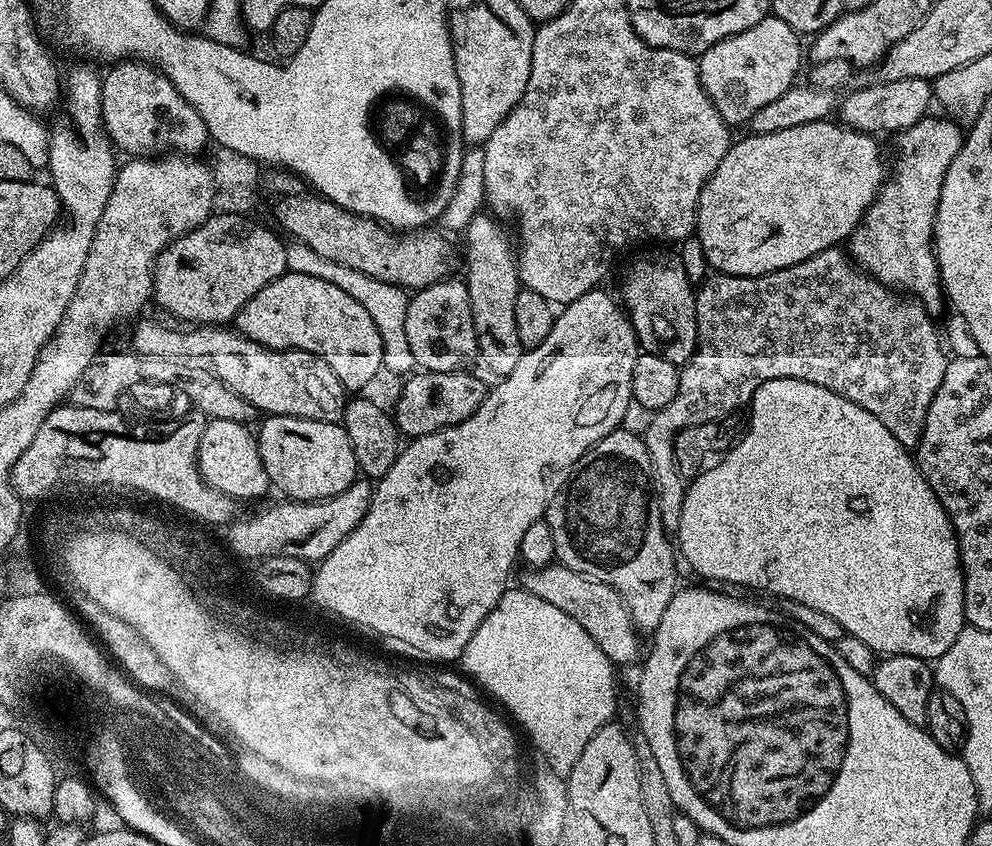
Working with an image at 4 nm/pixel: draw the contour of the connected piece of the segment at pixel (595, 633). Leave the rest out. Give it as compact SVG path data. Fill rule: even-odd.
M553 562L546 568L539 570L525 571L523 591L534 594L542 598L542 602L550 602L550 606L558 606L562 614L570 614L594 642L610 658L613 665L632 664L641 659L642 648L640 652L641 633L638 631L632 615L628 613L628 608L624 604L624 599L606 582L596 580L588 576L585 572L570 570L564 564Z

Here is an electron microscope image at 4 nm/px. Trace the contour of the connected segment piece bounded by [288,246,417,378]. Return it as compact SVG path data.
M303 246L293 247L288 252L288 267L294 272L305 272L311 276L322 278L326 282L334 282L334 286L346 290L346 294L350 294L350 298L354 298L354 302L359 302L366 309L366 314L370 314L370 319L374 322L374 326L377 327L378 334L382 340L382 346L384 347L383 367L387 371L389 368L394 375L404 378L417 367L414 354L410 354L410 344L406 342L404 322L409 297L403 287L397 286L395 283L387 284L381 280L375 280L366 274L355 272L346 266L330 262L326 258L314 254L314 250Z

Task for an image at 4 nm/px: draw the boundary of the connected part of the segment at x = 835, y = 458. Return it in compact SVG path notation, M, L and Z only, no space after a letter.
M774 378L762 382L762 386L758 386L752 395L750 411L752 417L748 420L748 433L741 440L739 437L713 468L705 467L695 477L697 480L687 485L682 502L682 518L674 534L683 563L685 560L698 575L717 580L720 583L717 585L737 584L740 588L753 588L756 592L781 596L784 602L810 606L810 610L822 610L822 614L834 618L834 622L838 622L847 635L862 638L862 642L866 642L878 654L913 656L929 662L939 660L946 650L950 650L950 646L954 646L954 638L958 638L958 634L966 627L964 567L960 565L956 531L942 502L938 502L934 490L930 490L926 478L921 474L913 453L904 448L902 442L898 442L898 438L894 438L894 434L890 434L890 430L886 430L886 426L882 426L874 414L870 414L870 410L862 410L862 406L834 394L834 390L826 390L826 386L814 386L814 382L802 382L798 378Z

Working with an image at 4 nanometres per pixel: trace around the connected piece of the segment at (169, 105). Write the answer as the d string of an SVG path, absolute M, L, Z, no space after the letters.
M131 58L113 63L109 68L112 69L103 73L100 86L100 120L104 123L104 135L121 153L129 152L127 155L132 158L142 158L147 154L196 156L210 144L206 122L198 118L198 110L194 110L194 106L190 106L190 102L186 102L178 90L174 90L174 86L161 74L159 68Z

